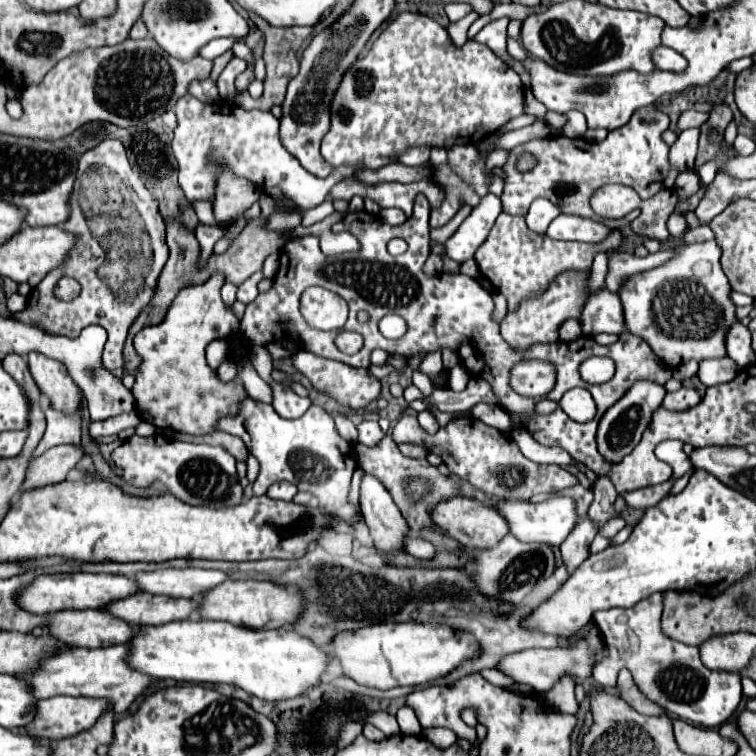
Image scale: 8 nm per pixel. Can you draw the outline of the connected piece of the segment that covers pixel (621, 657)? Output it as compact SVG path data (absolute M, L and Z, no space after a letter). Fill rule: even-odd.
M655 592L631 608L609 608L593 614L593 622L607 646L607 656L593 668L593 680L597 686L609 690L617 684L617 672L629 668L641 692L671 716L695 726L719 728L733 716L741 702L741 676L705 668L699 660L699 648L663 636L659 624L661 606L663 594Z

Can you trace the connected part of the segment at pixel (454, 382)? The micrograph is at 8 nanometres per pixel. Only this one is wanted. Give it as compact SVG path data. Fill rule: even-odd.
M458 364L449 371L449 388L453 391L463 391L470 379L466 369Z

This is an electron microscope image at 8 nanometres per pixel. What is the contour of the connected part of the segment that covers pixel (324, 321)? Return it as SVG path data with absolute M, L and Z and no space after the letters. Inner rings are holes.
M307 288L301 296L301 314L319 330L341 330L347 322L347 302L327 288Z

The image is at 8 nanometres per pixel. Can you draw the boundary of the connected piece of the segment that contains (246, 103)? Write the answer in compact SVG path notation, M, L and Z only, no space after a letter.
M249 14L251 20L257 24L257 28L265 34L265 52L263 52L263 58L265 58L265 64L267 64L267 78L265 78L265 92L259 96L259 98L251 98L249 92L239 92L237 98L235 98L235 104L241 106L241 108L247 108L247 110L271 110L273 104L281 104L283 102L283 96L285 96L285 88L287 88L287 82L299 72L299 62L297 62L297 50L301 48L301 44L309 38L311 34L311 28L305 28L305 26L289 26L289 28L275 28L271 26L269 22L263 22L263 18L255 16L255 14Z

